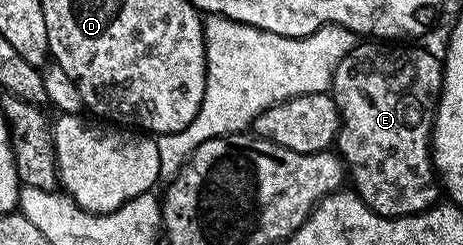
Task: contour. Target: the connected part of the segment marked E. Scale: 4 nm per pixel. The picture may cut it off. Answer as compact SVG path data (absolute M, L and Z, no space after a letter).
M397 42L357 43L335 66L331 85L341 119L336 155L345 165L357 199L375 216L419 216L438 203L431 137L443 64L425 48L401 46Z

